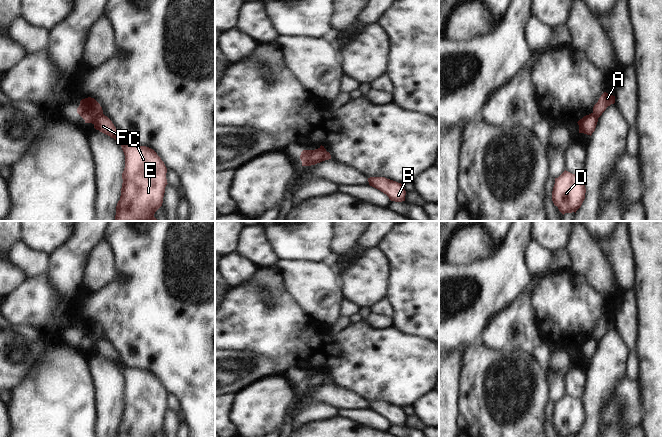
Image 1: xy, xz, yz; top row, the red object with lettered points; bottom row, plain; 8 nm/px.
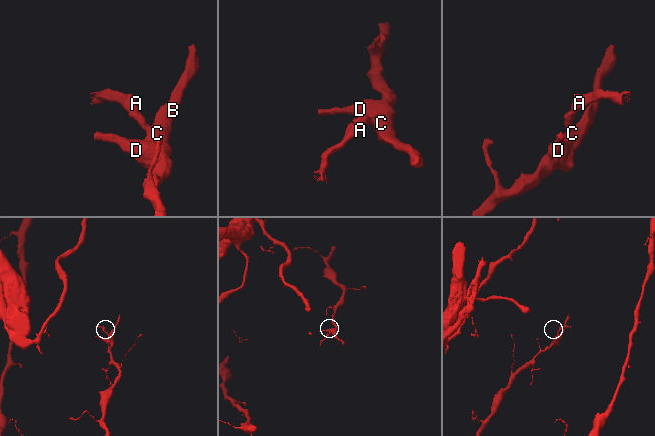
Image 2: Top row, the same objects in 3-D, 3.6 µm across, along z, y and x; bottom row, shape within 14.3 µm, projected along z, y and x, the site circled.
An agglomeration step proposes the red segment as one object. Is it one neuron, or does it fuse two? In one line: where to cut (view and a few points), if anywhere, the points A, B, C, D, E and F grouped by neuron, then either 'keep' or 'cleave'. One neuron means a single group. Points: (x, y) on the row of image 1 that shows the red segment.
cut in xy along (103, 114), (85, 120); A / B C D E F; cleave

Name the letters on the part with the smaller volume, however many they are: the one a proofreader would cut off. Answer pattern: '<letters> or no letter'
A

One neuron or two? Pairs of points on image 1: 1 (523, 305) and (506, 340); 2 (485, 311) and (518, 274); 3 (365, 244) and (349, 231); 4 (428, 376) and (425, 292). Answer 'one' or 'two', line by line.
1: one
2: one
3: two
4: two

